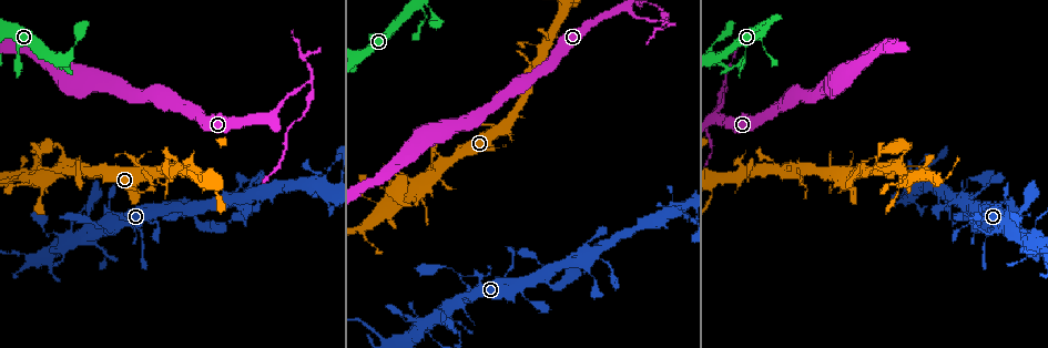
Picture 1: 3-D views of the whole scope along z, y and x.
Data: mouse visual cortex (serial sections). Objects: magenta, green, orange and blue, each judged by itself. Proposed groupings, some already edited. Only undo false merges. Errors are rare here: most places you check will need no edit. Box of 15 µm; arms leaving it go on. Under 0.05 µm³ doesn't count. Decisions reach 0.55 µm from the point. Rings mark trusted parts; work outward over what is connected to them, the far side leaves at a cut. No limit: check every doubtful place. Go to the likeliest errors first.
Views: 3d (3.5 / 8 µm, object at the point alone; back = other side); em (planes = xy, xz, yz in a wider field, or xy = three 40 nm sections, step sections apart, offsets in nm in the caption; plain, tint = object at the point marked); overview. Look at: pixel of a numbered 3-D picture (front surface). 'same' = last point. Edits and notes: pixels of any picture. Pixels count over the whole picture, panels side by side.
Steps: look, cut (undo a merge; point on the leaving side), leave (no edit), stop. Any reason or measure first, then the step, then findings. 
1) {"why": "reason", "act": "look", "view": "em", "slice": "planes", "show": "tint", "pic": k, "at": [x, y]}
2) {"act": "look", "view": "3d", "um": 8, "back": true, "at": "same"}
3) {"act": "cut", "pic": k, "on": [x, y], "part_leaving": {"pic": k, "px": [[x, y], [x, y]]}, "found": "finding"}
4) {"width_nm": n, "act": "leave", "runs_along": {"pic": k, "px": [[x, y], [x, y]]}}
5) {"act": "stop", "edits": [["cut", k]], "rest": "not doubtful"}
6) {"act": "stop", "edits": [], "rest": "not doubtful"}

{"why": "sharp bend", "act": "look", "view": "3d", "um": 3.5, "pic": 1, "at": [725, 84]}

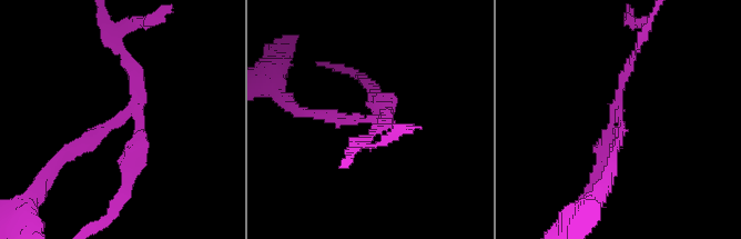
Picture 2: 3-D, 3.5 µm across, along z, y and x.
{"act": "leave", "runs_along": {"pic": 2, "px": [[63, 152], [131, 115], [139, 139], [128, 176]]}, "found": "one cell here"}

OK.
{"why": "sharp bend", "act": "look", "view": "3d", "um": 8, "pic": 1, "at": [422, 11]}

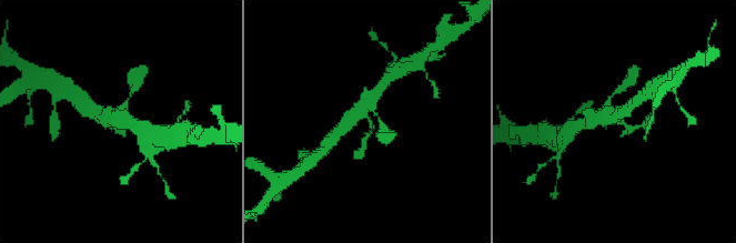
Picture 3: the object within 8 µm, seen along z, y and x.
{"why": "closer look", "act": "look", "view": "3d", "um": 3.5, "pic": 3, "at": [369, 119]}

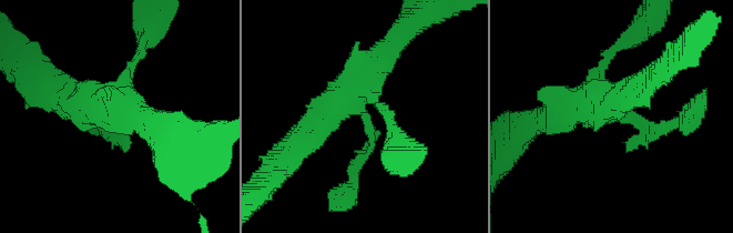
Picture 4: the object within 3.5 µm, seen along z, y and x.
{"act": "look", "view": "em", "slice": "planes", "show": "tint", "pic": 4, "at": [365, 121]}

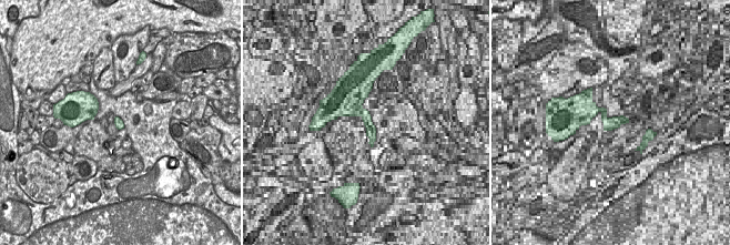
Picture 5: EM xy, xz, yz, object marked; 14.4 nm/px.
{"act": "leave", "runs_along": {"pic": 4, "px": [[623, 97], [598, 101], [607, 114], [674, 124]]}, "found": "one cell here"}

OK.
{"why": "sudden change in width", "act": "look", "view": "3d", "um": 3.5, "pic": 1, "at": [376, 202]}

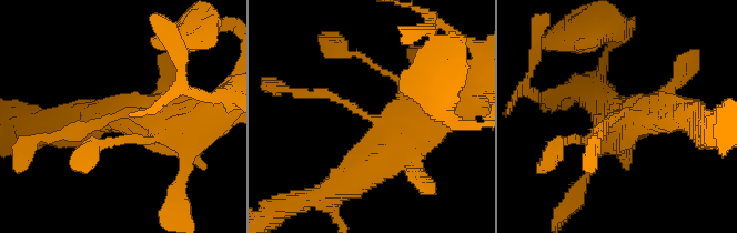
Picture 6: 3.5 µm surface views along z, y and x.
{"arm_widths_nm": [150, 500], "why": "need the tissue", "act": "look", "view": "em", "slice": "xy", "step": 1, "show": "tint", "pic": 6, "at": [622, 111]}

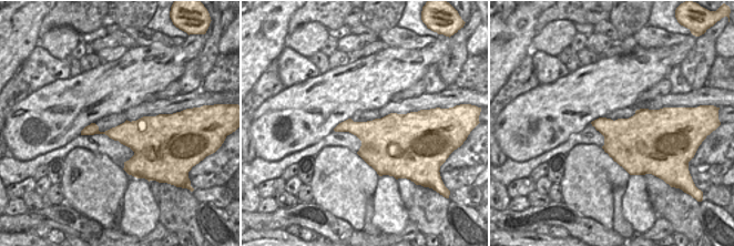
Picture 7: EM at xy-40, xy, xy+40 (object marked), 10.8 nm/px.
{"act": "leave", "runs_along": {"pic": 6, "px": [[432, 118], [404, 138], [346, 103], [305, 94]]}, "found": "one cell here"}

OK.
{"act": "stop", "edits": [], "rest": "not doubtful"}

